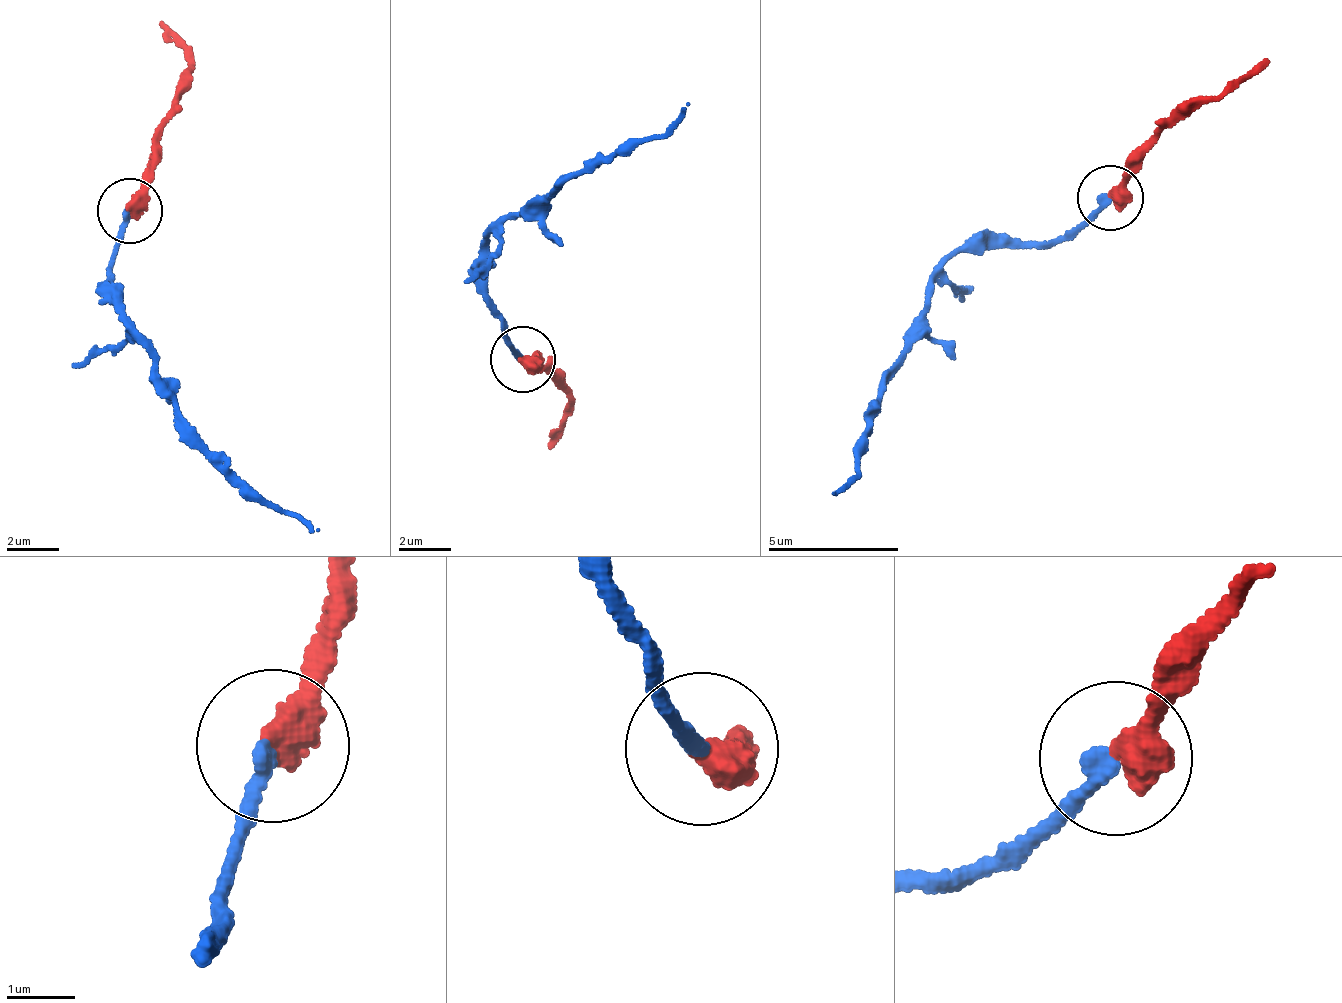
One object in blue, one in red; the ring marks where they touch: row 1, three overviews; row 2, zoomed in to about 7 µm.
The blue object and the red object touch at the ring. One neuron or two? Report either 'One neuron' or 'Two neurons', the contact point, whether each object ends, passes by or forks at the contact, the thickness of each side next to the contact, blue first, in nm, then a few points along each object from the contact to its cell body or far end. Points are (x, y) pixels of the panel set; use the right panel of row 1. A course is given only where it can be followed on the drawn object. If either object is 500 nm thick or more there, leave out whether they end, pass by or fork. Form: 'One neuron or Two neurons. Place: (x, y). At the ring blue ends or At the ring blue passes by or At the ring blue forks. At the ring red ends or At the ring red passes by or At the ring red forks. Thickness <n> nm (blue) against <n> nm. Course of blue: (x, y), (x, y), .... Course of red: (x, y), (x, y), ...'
One neuron. Place: (1110, 197). Thickness 240 nm (blue) against 550 nm. Course of blue: (1111, 195), (1049, 240), (956, 250), (944, 264), (887, 385), (849, 478), (831, 491). Course of red: (1111, 195), (1140, 145), (1269, 60)

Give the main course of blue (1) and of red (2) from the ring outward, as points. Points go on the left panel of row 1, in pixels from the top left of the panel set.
1: (128, 208), (105, 295), (120, 306), (124, 322), (200, 438), (289, 517), (317, 529)
2: (128, 208), (152, 144), (188, 67), (162, 22)

